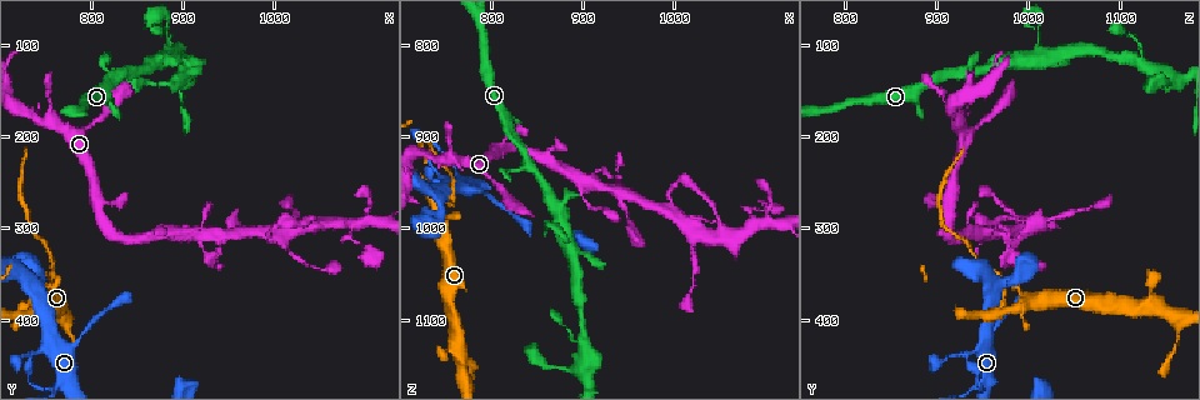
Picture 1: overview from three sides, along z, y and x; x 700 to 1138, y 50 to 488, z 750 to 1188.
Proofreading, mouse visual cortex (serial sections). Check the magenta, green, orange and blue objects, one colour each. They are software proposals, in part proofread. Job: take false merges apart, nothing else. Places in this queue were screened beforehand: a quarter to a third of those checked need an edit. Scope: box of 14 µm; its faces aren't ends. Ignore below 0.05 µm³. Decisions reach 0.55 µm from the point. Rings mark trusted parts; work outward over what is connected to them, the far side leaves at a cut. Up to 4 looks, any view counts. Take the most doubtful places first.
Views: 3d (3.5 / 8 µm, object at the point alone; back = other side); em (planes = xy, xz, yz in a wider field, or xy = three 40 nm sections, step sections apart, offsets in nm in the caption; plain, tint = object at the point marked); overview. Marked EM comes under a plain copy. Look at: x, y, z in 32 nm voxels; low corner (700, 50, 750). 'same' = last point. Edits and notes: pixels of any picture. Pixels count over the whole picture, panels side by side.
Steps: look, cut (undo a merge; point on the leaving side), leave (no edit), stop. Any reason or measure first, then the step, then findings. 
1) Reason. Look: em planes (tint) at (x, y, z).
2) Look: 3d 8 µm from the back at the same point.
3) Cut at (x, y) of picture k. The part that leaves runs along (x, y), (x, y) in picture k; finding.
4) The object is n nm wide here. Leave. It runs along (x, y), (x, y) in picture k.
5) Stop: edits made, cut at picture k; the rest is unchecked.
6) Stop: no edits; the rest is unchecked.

A narrow waist. Look: 3d 3.5 µm at (755, 375, 975).

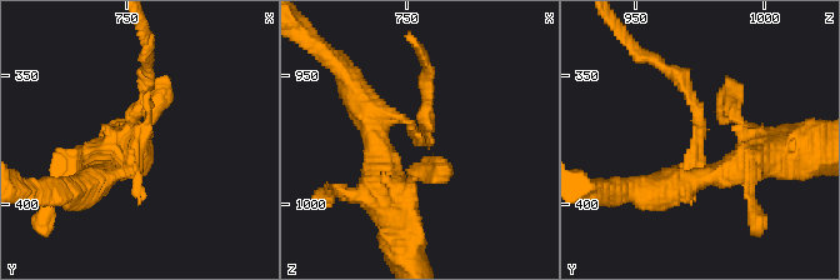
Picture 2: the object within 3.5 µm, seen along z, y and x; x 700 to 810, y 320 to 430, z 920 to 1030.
Shape alone is not enough. Look: em planes (tint) at (754, 372, 975).

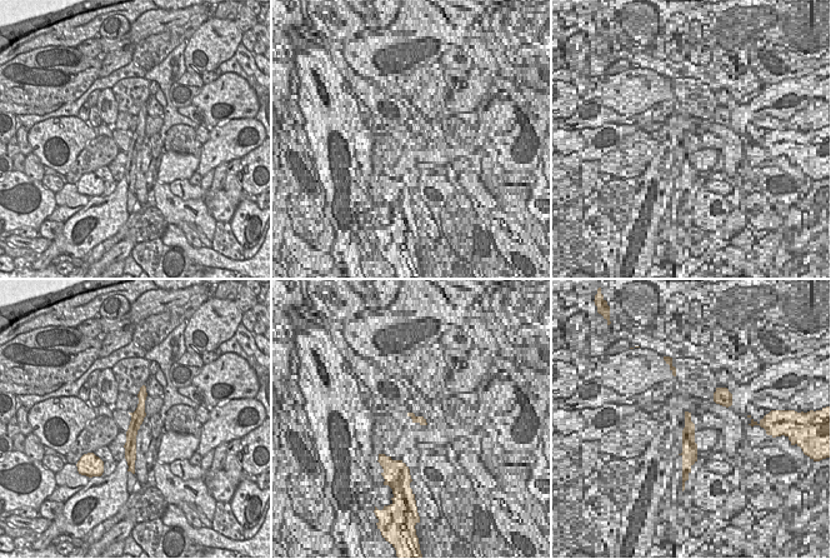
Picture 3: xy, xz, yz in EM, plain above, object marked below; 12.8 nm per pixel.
Leave. It runs along (96, 185), (131, 165), (146, 66) in picture 2; all the same cell.

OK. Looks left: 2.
Thin neck. Look: 3d 8 µm at (780, 430, 1160).

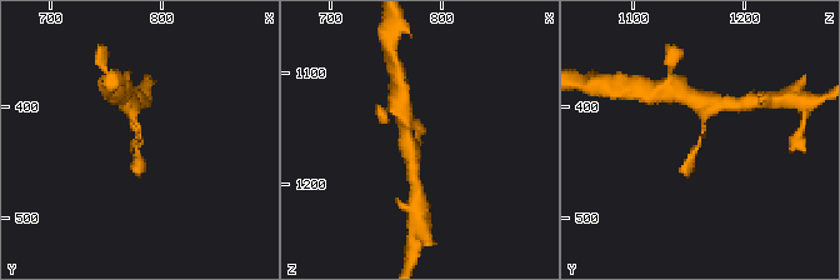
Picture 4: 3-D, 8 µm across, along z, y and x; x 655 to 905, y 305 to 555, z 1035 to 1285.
Look: em xy step 2 (tint) at (780, 432, 1158).

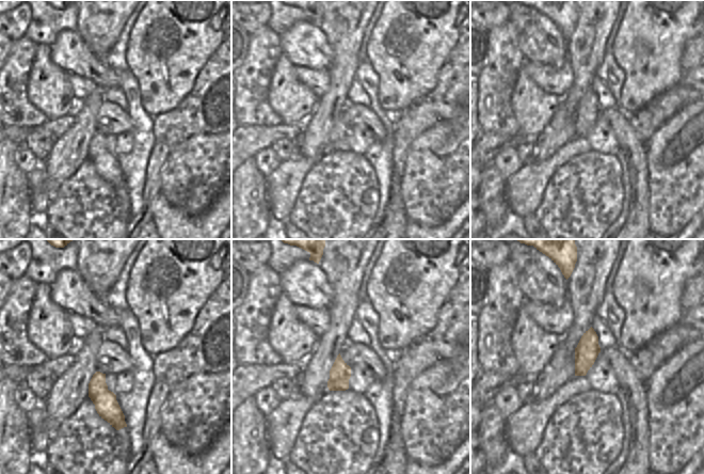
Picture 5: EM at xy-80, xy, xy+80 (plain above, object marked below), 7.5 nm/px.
The object is 160 nm wide here. Leave. It runs along (706, 113), (686, 175) in picture 4; all the same cell.

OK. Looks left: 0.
Stop: no edits; the rest is unchecked.

